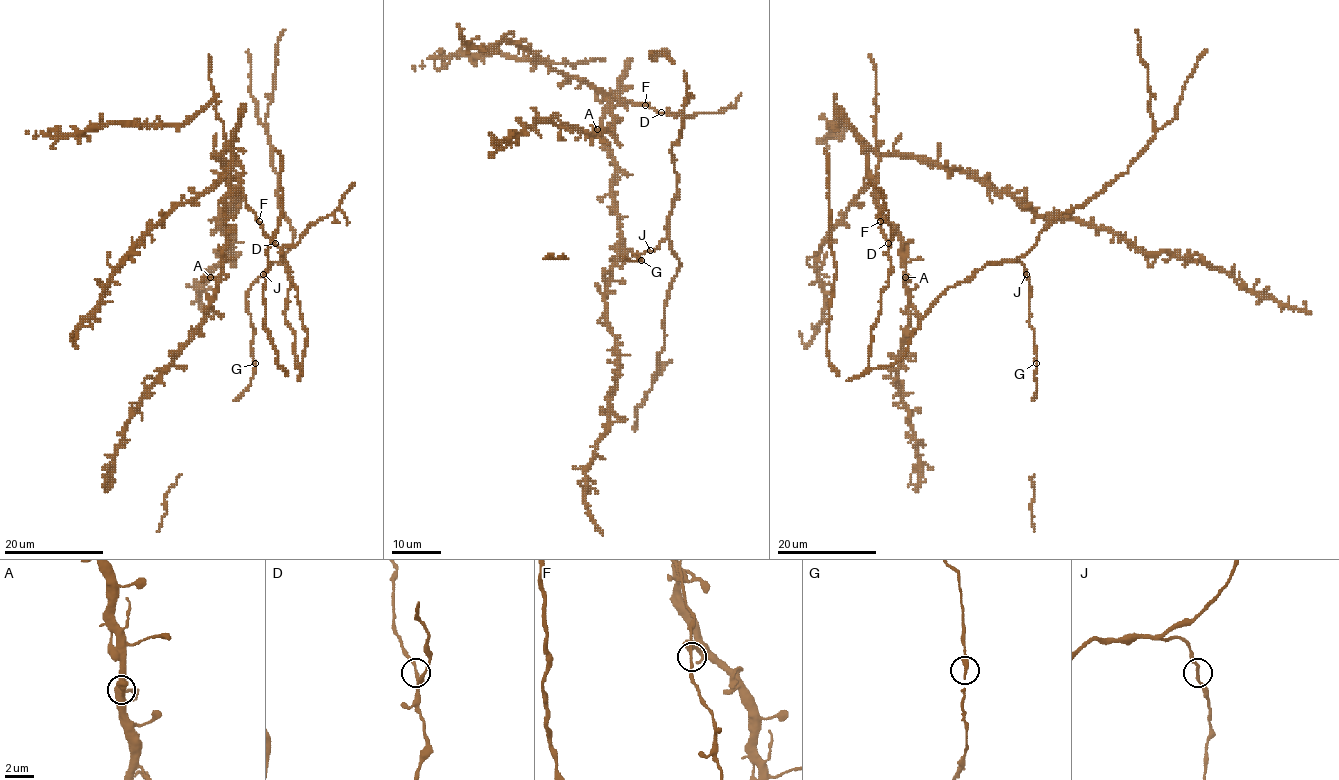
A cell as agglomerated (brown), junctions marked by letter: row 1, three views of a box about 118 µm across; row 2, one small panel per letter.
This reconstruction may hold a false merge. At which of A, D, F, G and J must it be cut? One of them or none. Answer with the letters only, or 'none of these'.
none of these

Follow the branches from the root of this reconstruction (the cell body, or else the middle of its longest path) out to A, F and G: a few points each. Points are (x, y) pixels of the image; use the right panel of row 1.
A: (889, 259), (889, 243), (880, 229), (877, 180), (877, 206), (900, 238), (905, 277)
F: (889, 259), (889, 243), (880, 229), (880, 221)
G: (889, 259), (870, 369), (895, 364), (928, 308), (995, 261), (1020, 261), (1026, 271), (1036, 363)

